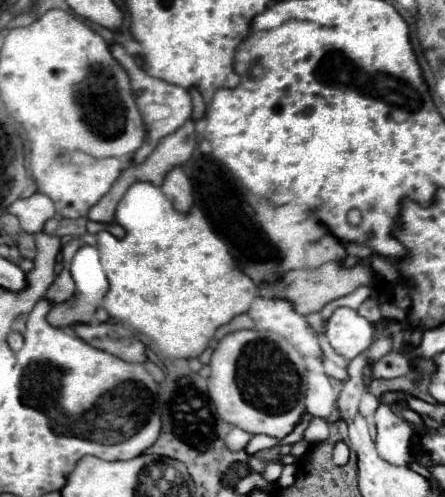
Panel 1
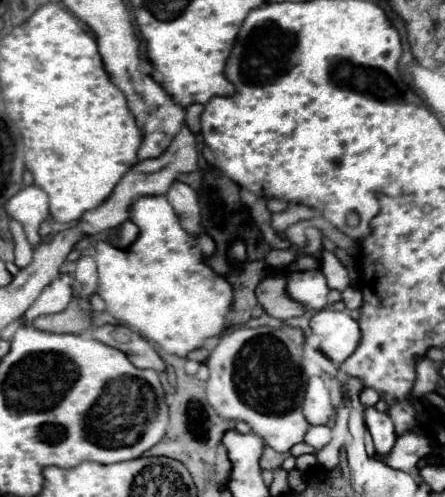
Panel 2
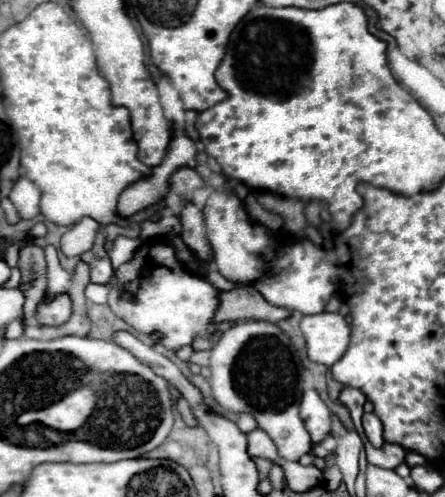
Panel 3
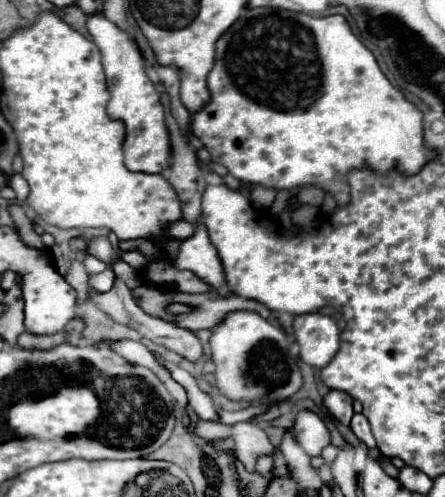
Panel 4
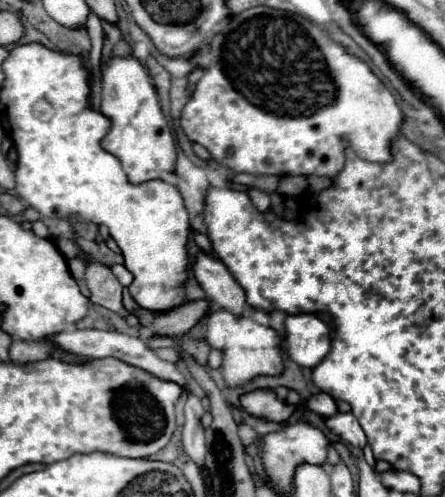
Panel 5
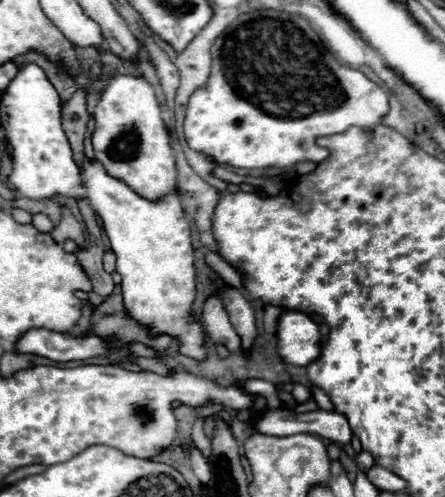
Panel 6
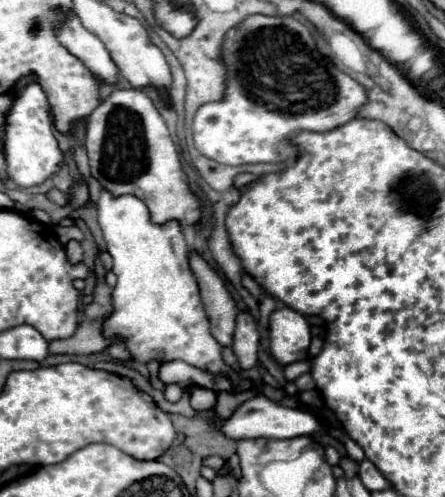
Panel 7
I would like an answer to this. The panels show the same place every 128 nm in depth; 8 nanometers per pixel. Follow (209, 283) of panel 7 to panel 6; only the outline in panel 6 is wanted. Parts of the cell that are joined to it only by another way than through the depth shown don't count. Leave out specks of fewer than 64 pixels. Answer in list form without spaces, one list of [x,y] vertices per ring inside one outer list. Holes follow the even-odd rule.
[[[210,296],[204,302],[202,322],[204,322],[206,334],[210,336],[210,340],[214,344],[224,344],[230,352],[236,352],[240,348],[240,338],[234,332],[230,320],[228,320],[228,314],[224,310],[224,304],[218,296]]]

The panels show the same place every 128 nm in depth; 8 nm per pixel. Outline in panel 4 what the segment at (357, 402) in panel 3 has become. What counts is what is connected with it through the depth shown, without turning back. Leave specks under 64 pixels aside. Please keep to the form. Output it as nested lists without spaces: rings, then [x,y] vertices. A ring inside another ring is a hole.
[[[330,390],[326,396],[324,396],[324,406],[330,410],[330,414],[342,422],[342,424],[350,424],[350,418],[352,418],[352,398],[346,394],[346,392],[340,392],[340,390]]]

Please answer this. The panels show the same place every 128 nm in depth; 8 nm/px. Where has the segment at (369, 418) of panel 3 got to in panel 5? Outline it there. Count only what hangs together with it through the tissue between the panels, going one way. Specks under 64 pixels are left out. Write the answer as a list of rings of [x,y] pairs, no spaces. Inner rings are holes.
[[[348,412],[348,414],[334,414],[324,418],[324,424],[332,430],[332,434],[340,436],[342,442],[348,442],[352,446],[362,448],[366,444],[366,436],[358,424],[358,420]]]

